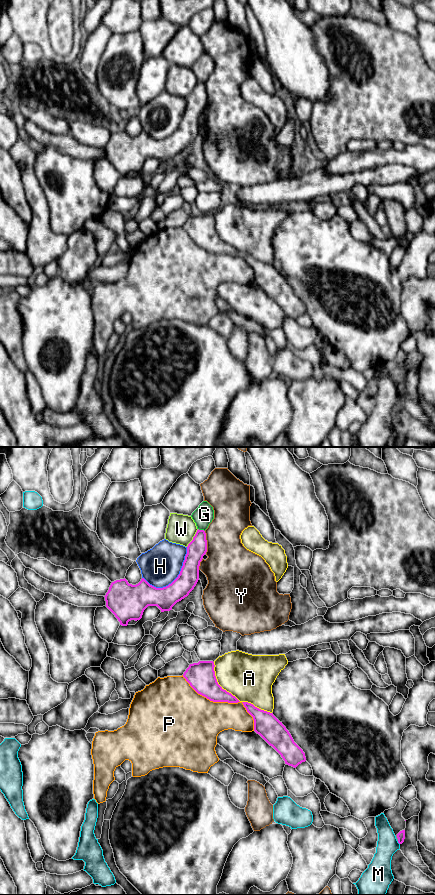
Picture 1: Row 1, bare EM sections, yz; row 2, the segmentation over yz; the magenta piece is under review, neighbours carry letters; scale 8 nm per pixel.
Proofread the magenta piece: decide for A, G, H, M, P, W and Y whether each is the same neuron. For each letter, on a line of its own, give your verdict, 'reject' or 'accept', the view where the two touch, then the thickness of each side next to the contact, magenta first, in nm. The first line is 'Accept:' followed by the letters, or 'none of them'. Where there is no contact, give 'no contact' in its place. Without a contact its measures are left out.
Accept: P
A: reject | yz | 220/380 nm
G: reject | yz | 160/160 nm
H: reject | yz | 180/320 nm
M: reject | yz | 60/180 nm
P: accept | yz | 220/500 nm
W: reject | yz | 160/240 nm
Y: reject | yz | 160/360 nm

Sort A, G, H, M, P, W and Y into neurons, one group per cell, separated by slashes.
A / G / H / M / P / W / Y

